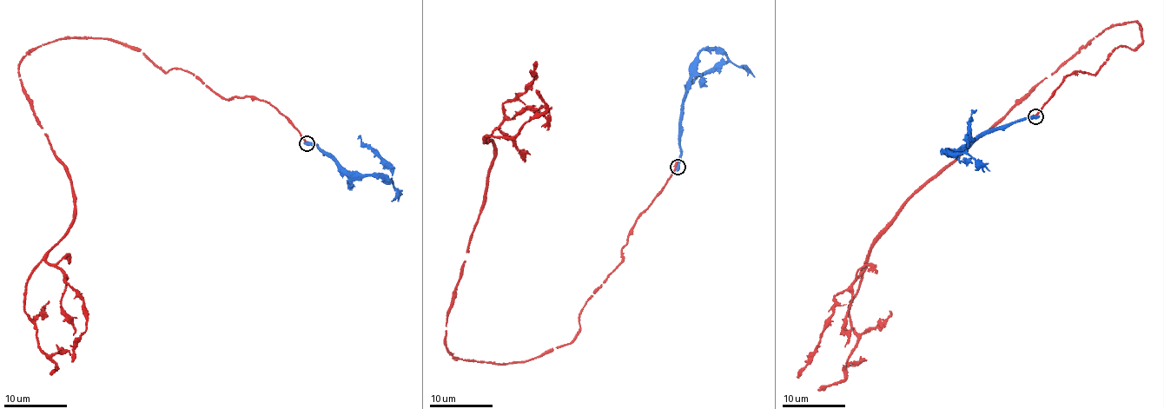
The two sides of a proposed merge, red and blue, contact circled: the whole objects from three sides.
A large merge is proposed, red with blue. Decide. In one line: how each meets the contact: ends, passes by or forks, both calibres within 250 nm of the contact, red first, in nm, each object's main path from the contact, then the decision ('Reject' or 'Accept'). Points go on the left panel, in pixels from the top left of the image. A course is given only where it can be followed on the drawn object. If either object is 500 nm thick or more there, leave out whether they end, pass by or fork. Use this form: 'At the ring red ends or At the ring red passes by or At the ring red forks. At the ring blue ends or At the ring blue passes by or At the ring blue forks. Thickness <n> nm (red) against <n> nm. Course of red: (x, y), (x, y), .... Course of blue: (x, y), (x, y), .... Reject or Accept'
At the ring red ends. At the ring blue ends. Thickness 360 nm (red) against 400 nm. Course of red: (306, 143), (264, 101), (226, 99), (110, 39), (30, 49), (22, 85), (74, 198), (26, 287), (49, 374). Course of blue: (307, 143), (318, 144), (320, 148), (331, 154), (347, 171), (392, 178), (392, 166), (361, 141), (359, 135). Reject

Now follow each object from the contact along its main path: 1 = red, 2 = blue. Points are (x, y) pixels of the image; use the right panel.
1: (1035, 117), (1068, 75), (1136, 49), (1137, 22), (1086, 42), (905, 204), (861, 273), (843, 379), (817, 390)
2: (1035, 117), (1021, 117), (987, 129), (961, 148), (942, 154), (967, 150), (970, 115), (976, 109)

